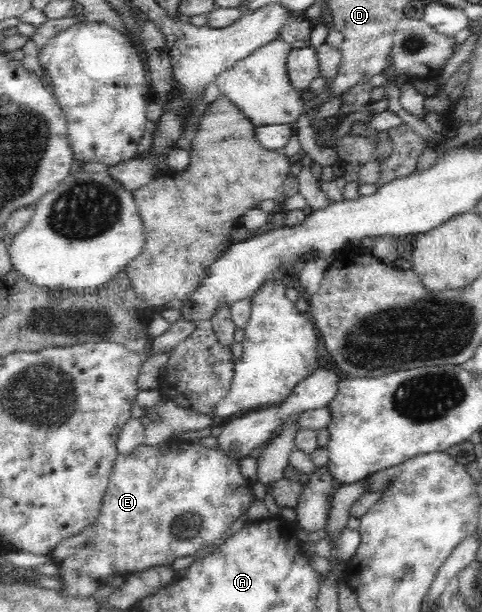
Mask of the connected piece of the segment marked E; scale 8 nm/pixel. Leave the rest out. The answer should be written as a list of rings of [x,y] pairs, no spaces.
[[[172,439],[170,442],[161,446],[147,446],[143,443],[131,452],[131,454],[123,455],[119,453],[117,459],[114,460],[113,474],[110,476],[109,486],[106,488],[106,496],[102,500],[101,511],[99,511],[97,520],[78,535],[71,536],[71,538],[59,543],[48,554],[48,562],[55,564],[59,569],[58,574],[60,575],[57,575],[57,578],[63,582],[63,585],[59,586],[59,588],[63,593],[69,593],[69,595],[94,596],[96,590],[105,585],[109,578],[115,575],[123,574],[127,576],[135,572],[141,572],[143,569],[171,565],[176,558],[194,555],[197,550],[201,550],[205,546],[213,546],[241,514],[248,512],[248,508],[253,502],[252,484],[253,479],[249,479],[249,477],[243,475],[240,471],[239,463],[235,459],[229,458],[220,448],[215,450],[214,448],[203,446],[199,442],[185,442]]]

